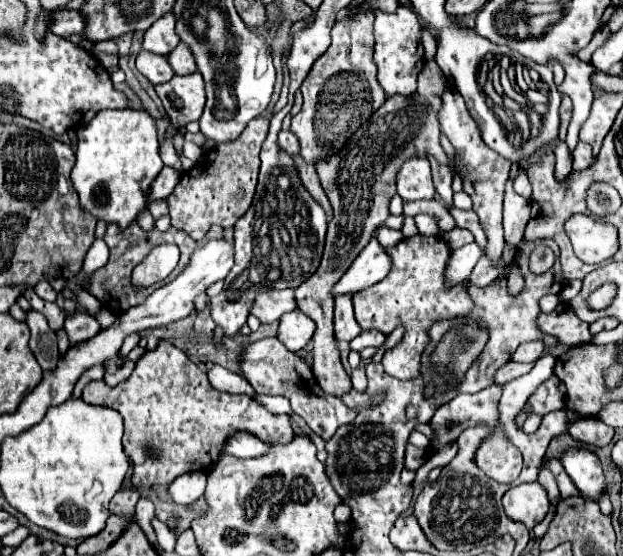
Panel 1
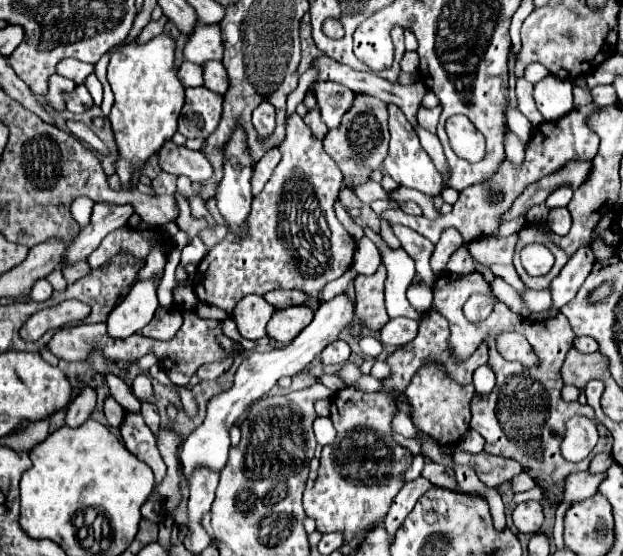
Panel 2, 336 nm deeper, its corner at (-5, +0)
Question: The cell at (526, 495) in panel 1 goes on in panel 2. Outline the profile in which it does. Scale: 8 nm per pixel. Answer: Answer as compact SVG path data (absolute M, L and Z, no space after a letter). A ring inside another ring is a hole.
M538 501L520 503L520 505L516 505L512 519L514 519L514 525L520 533L536 533L544 521L542 505Z

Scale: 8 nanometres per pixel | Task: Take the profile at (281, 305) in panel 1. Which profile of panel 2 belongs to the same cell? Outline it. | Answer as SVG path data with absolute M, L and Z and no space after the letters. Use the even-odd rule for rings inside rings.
M250 295L244 297L232 311L232 319L236 321L238 333L244 339L250 341L258 341L262 337L266 337L266 323L270 321L272 313L276 309L266 303L260 295Z

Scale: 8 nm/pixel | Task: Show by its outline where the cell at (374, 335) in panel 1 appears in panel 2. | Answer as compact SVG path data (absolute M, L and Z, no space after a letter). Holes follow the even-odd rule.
M396 317L382 327L380 337L382 337L382 343L402 347L402 345L410 343L416 337L416 333L418 333L418 321L406 319L406 317Z

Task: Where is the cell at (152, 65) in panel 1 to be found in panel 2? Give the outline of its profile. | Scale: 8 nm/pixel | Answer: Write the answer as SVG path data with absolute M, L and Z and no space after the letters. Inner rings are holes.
M184 61L182 67L178 69L178 77L182 81L184 87L200 87L204 85L204 77L202 77L202 65L196 65L196 63L188 63Z

